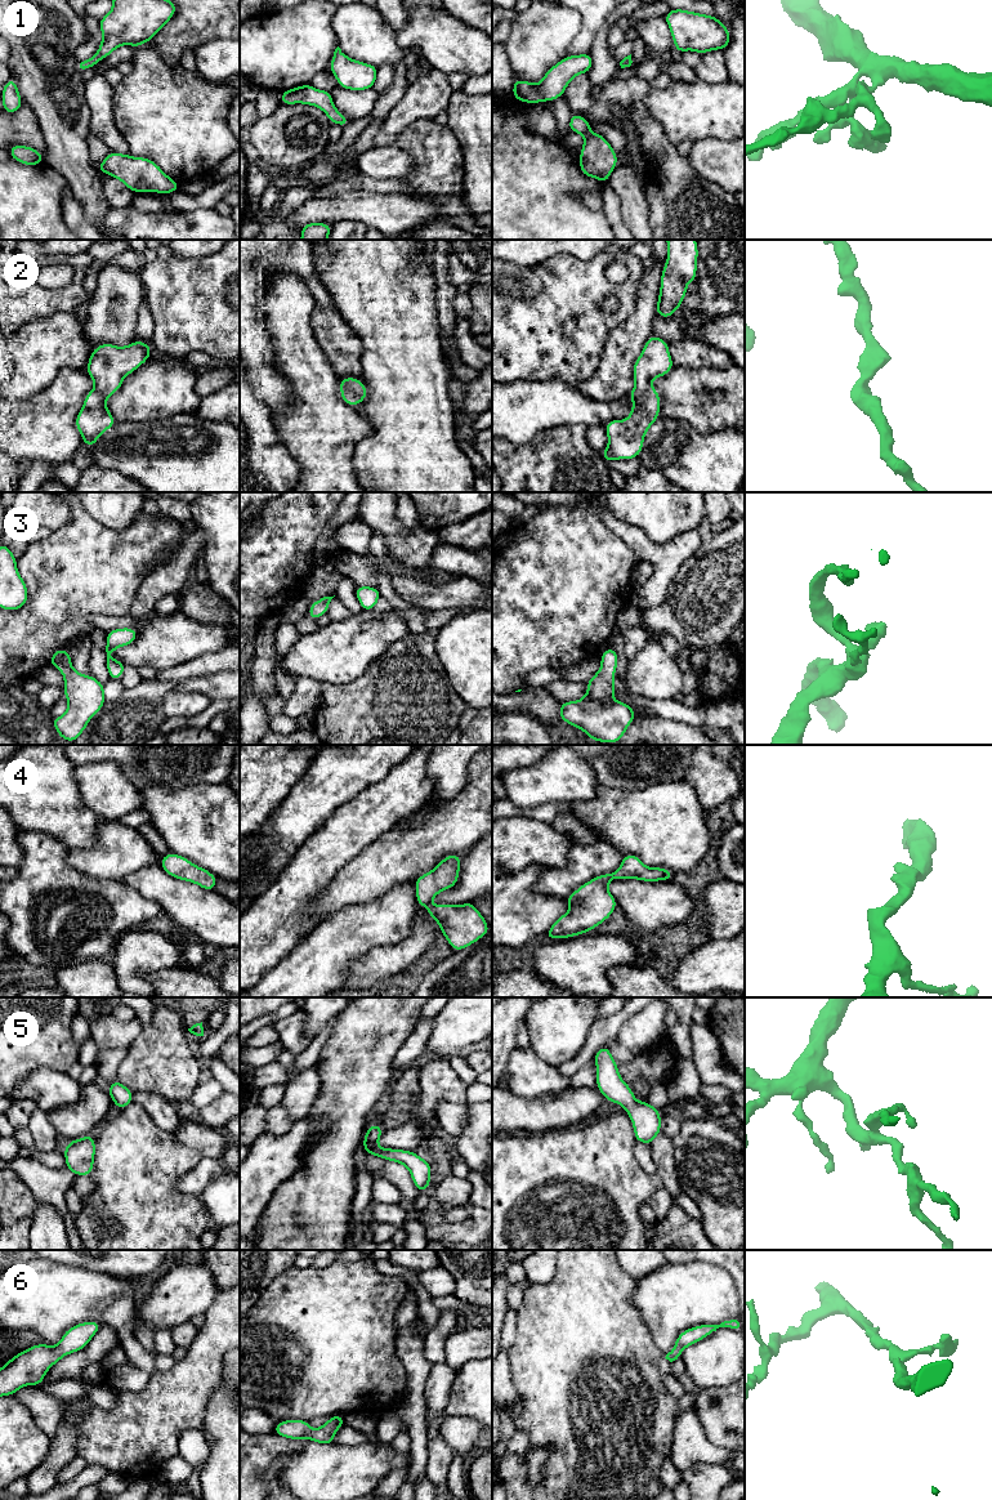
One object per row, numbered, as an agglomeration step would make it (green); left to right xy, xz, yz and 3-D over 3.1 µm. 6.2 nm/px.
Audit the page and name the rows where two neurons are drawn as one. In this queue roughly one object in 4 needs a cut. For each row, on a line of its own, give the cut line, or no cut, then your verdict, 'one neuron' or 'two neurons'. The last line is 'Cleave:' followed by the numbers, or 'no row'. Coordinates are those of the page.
1: cut none; one neuron
2: cut none; one neuron
3: cut none; one neuron
4: cut none; one neuron
5: cut none; one neuron
6: cut none; one neuron
Cleave: no row

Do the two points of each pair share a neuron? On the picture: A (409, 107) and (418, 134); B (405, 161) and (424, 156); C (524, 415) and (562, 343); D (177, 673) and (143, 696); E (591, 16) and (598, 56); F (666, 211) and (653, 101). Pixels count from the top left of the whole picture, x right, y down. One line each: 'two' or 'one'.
A: two
B: two
C: two
D: two
E: two
F: two

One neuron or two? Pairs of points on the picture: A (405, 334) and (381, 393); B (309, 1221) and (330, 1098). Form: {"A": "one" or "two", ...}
{"A": "one", "B": "one"}

